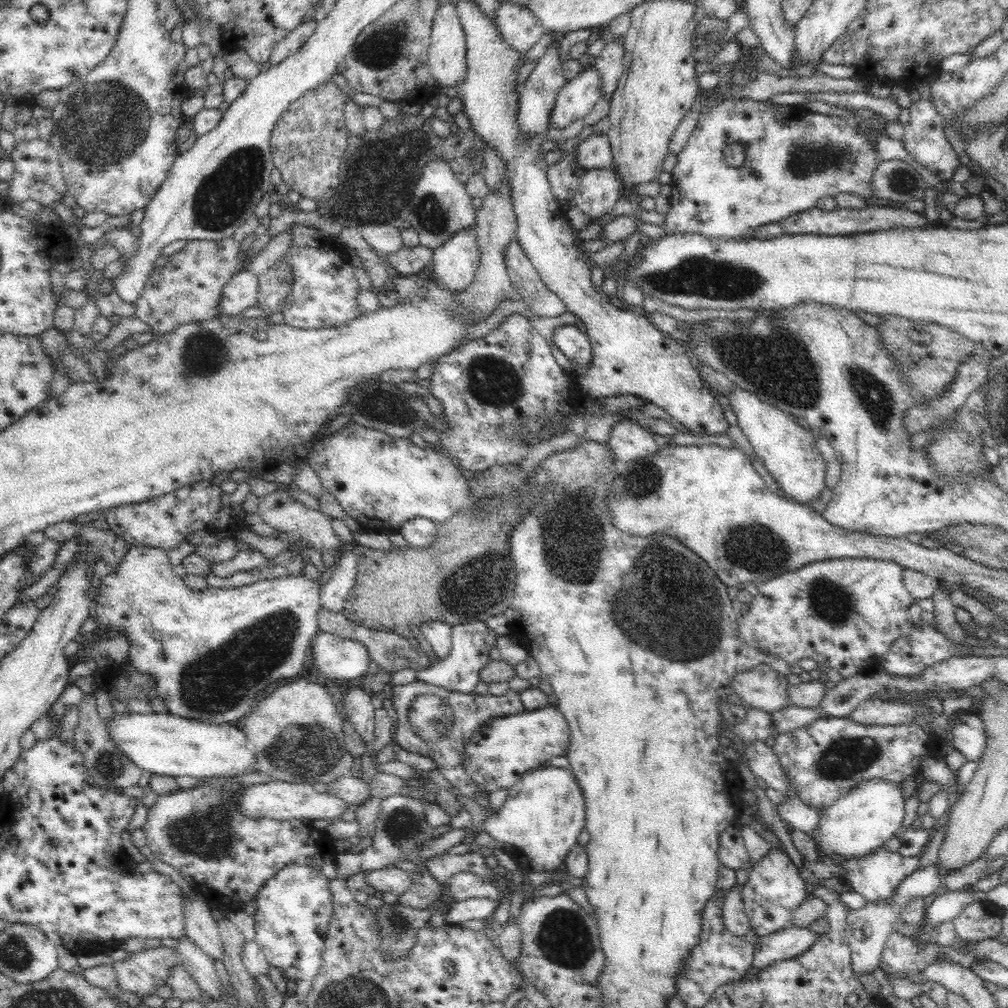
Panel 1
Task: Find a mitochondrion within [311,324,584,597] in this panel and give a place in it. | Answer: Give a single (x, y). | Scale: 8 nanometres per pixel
(491, 380)

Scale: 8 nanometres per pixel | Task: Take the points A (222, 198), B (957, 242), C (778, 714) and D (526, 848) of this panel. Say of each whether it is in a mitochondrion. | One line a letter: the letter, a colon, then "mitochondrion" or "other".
A: mitochondrion
B: other
C: other
D: other

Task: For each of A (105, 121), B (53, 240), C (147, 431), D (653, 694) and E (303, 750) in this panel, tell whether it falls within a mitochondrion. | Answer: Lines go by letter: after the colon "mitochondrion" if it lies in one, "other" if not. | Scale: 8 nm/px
A: mitochondrion
B: other
C: other
D: other
E: mitochondrion

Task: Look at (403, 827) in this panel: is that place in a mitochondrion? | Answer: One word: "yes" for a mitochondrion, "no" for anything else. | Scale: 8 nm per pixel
yes

